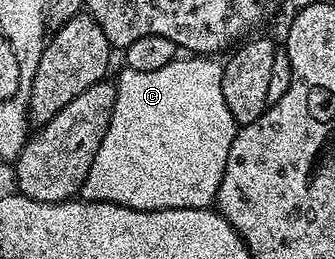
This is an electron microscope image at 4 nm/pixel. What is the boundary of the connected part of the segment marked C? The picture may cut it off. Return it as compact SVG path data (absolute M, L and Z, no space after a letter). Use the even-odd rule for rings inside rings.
M176 58L169 66L161 66L161 70L122 69L119 80L114 81L115 101L113 114L109 118L109 126L105 130L105 138L101 138L101 146L97 146L97 154L93 158L93 166L89 166L89 174L83 183L82 199L109 202L117 206L125 206L142 212L156 212L170 208L211 208L215 195L221 186L221 178L225 174L225 162L229 162L229 146L233 146L233 138L237 125L233 114L229 114L229 106L225 106L225 94L221 94L221 78L223 64L215 58Z

